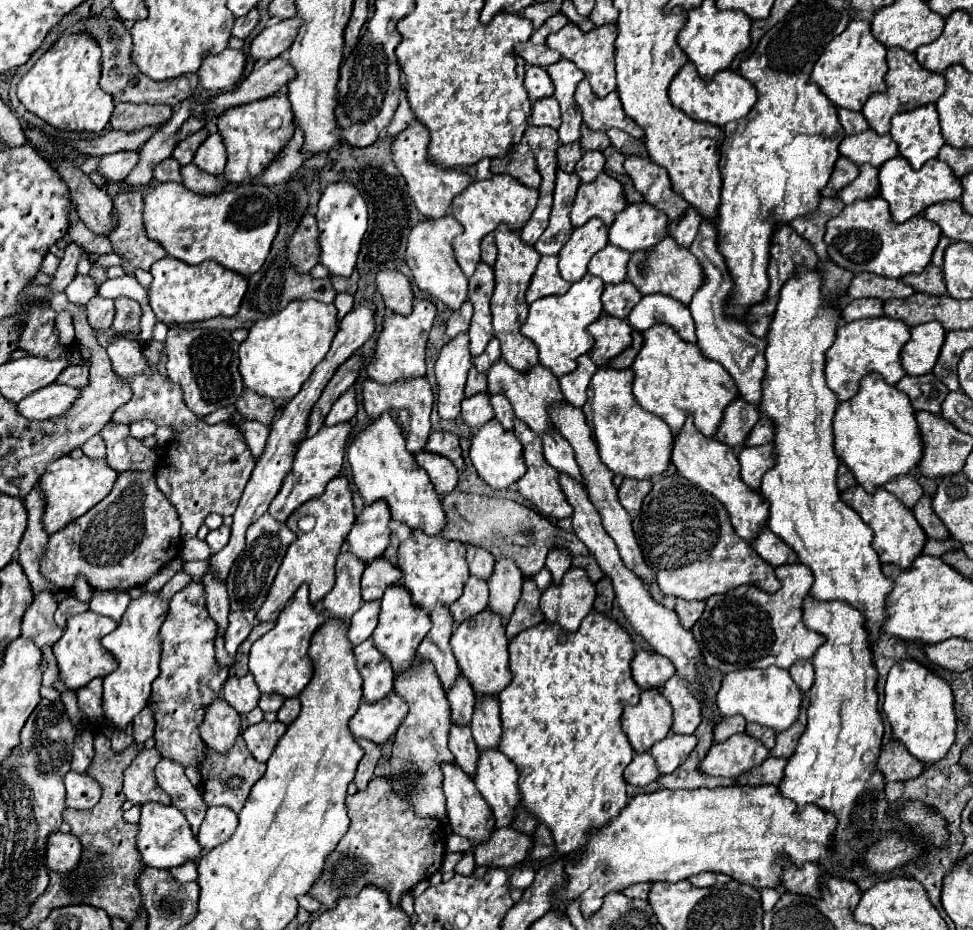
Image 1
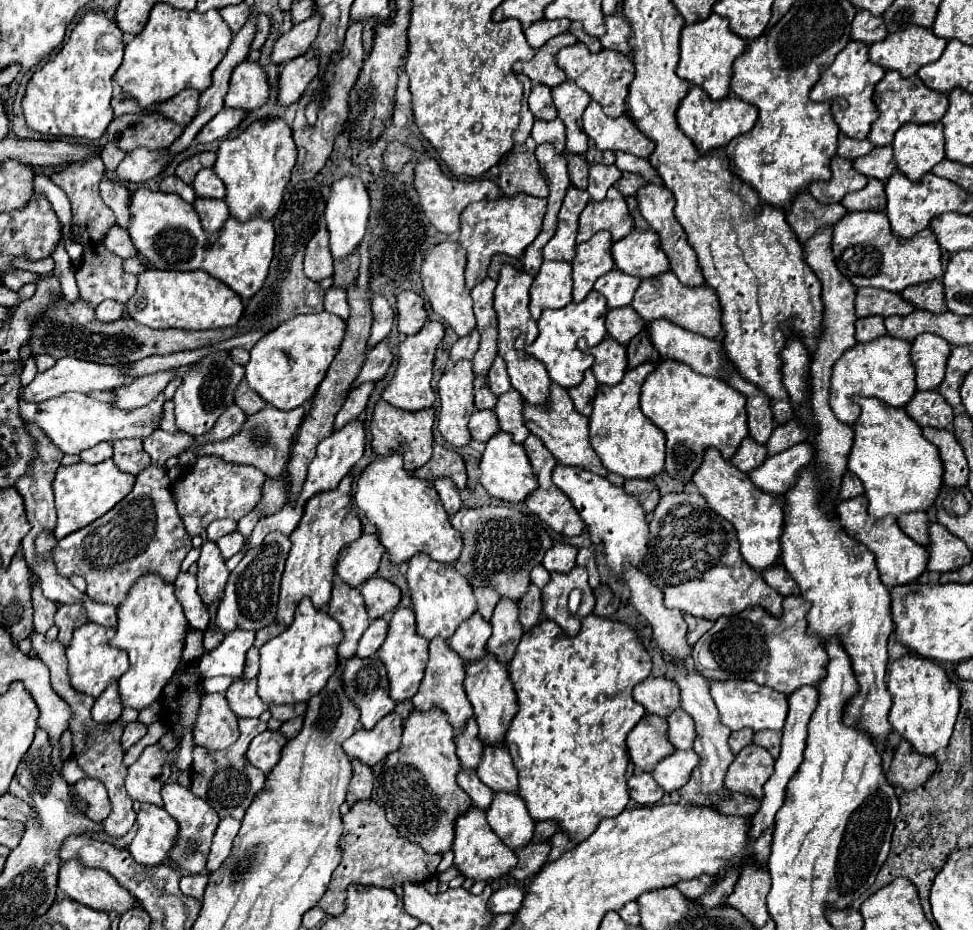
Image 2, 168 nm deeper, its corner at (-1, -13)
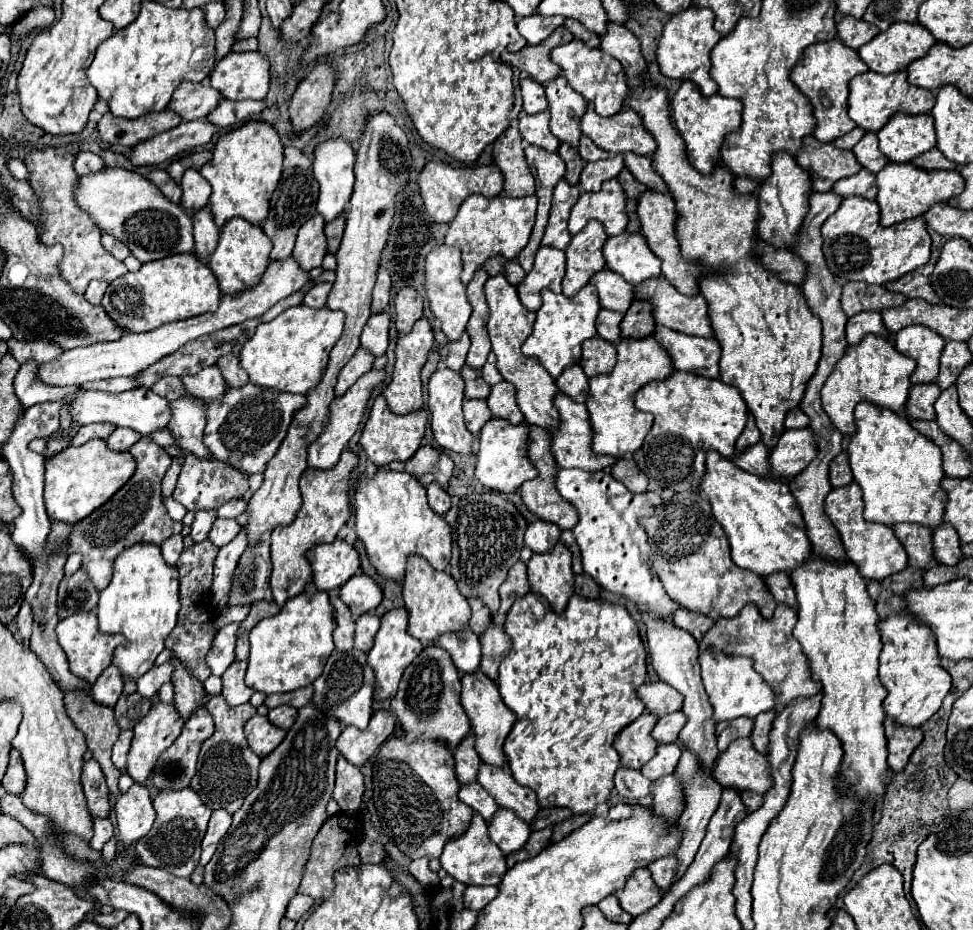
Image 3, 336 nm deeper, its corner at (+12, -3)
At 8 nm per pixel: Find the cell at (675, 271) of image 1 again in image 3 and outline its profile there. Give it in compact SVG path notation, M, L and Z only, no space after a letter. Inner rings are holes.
M655 277L655 279L647 279L639 285L635 285L633 289L633 297L637 301L647 301L653 307L653 317L659 325L665 325L673 331L681 331L687 335L699 335L699 337L711 337L713 329L707 317L707 301L703 301L703 295L681 295L665 277Z

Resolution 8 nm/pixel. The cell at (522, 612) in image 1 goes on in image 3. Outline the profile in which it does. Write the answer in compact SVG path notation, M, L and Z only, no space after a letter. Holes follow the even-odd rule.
M517 561L511 567L511 571L509 571L507 581L501 585L501 591L499 591L499 595L501 595L501 607L499 607L499 611L497 611L497 615L493 619L497 623L503 623L505 621L505 615L511 609L511 605L515 603L515 599L519 599L519 597L523 597L527 593L529 593L527 567L521 561Z

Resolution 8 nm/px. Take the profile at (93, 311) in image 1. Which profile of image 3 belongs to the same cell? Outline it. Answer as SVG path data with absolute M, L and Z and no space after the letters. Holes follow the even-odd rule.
M91 281L89 287L87 287L87 291L85 291L85 299L87 299L91 305L101 305L107 285L109 285L107 281Z

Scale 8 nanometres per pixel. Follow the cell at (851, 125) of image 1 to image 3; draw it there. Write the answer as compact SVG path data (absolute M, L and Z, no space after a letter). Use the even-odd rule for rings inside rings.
M855 127L853 131L849 131L847 135L843 135L843 137L839 137L839 139L835 139L833 141L833 145L835 147L839 147L839 149L853 149L859 141L861 141L861 137L865 135L865 131L863 129L859 129L859 127Z

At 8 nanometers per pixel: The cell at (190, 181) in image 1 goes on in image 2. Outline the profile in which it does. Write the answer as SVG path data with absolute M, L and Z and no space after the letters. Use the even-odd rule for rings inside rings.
M196 199L194 209L202 219L202 227L206 233L214 235L224 227L224 221L230 217L228 205L220 199Z

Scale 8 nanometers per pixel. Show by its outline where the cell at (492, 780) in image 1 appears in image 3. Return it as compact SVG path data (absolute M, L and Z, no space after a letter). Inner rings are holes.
M499 807L499 811L493 815L487 827L491 841L495 841L505 855L521 849L531 833L529 825L523 819L519 819L519 815L505 807Z

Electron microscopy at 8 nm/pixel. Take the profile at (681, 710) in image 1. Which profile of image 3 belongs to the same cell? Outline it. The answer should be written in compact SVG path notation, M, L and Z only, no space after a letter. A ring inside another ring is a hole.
M673 711L667 713L663 717L659 717L657 725L653 727L653 737L659 743L675 743L679 739L679 731L685 723L685 715L681 711Z

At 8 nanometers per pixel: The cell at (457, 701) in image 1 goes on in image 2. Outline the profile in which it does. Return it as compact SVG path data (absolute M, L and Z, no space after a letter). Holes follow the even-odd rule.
M470 719L466 727L456 735L456 753L462 769L476 769L484 751L484 743L478 739L476 719Z

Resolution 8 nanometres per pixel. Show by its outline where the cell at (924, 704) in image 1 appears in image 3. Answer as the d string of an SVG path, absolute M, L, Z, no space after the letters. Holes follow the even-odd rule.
M891 613L885 621L879 623L879 633L883 641L879 657L879 679L887 689L883 711L903 727L923 727L927 719L939 711L945 695L951 689L951 677L939 665L941 659L935 647L935 637L909 613Z

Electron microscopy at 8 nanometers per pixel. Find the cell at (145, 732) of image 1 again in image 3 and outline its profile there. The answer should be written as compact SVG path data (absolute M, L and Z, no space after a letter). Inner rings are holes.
M127 729L127 731L121 731L119 739L115 741L113 745L113 763L115 767L121 767L121 771L125 771L125 757L129 753L129 747L131 747L131 739L133 739L133 731Z

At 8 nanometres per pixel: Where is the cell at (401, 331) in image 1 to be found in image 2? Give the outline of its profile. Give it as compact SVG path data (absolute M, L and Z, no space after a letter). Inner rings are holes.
M428 321L420 333L410 335L410 337L406 337L406 341L400 343L398 369L396 369L392 381L388 383L388 387L382 393L384 401L388 401L390 405L400 407L404 411L420 411L420 409L428 409L428 407L434 405L436 397L434 397L434 391L430 387L430 381L432 381L434 355L436 355L436 349L438 349L442 337L444 337L442 323Z

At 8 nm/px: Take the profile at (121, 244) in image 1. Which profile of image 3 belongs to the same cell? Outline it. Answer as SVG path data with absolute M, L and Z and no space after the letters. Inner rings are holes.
M77 153L77 159L75 159L75 171L79 175L89 175L89 173L95 173L95 171L101 171L105 165L103 165L103 159L95 153Z

